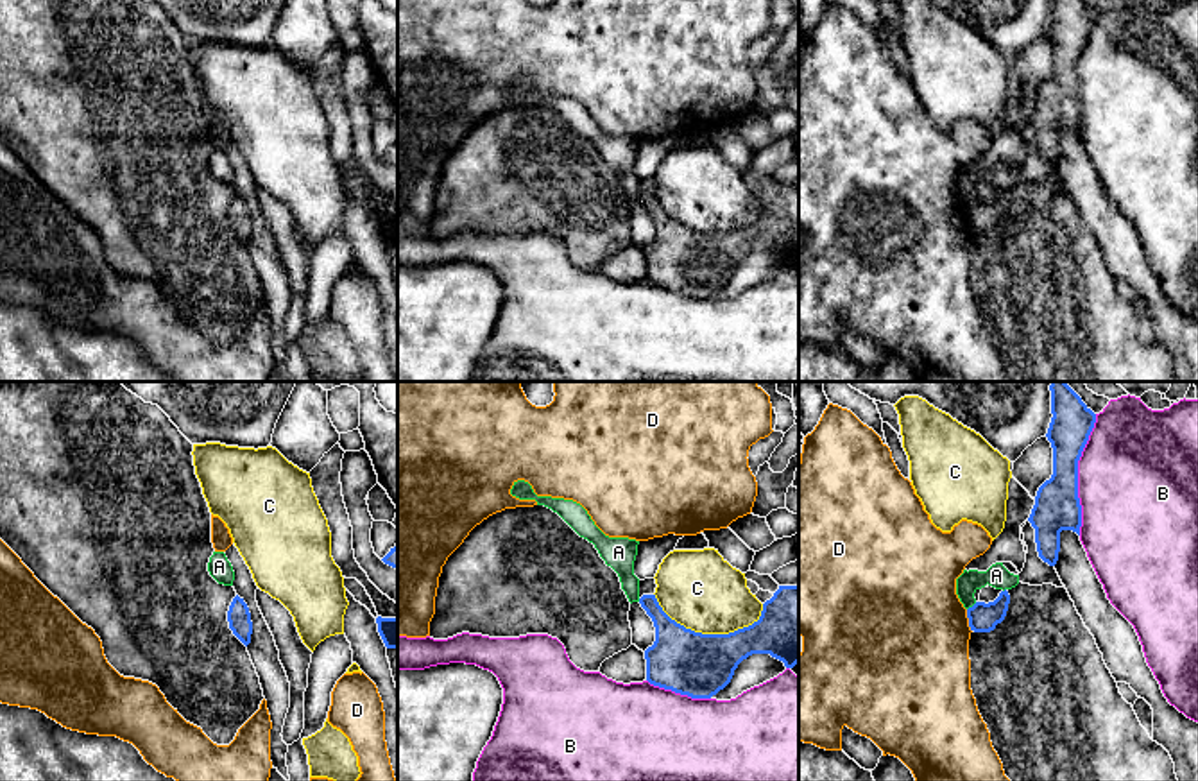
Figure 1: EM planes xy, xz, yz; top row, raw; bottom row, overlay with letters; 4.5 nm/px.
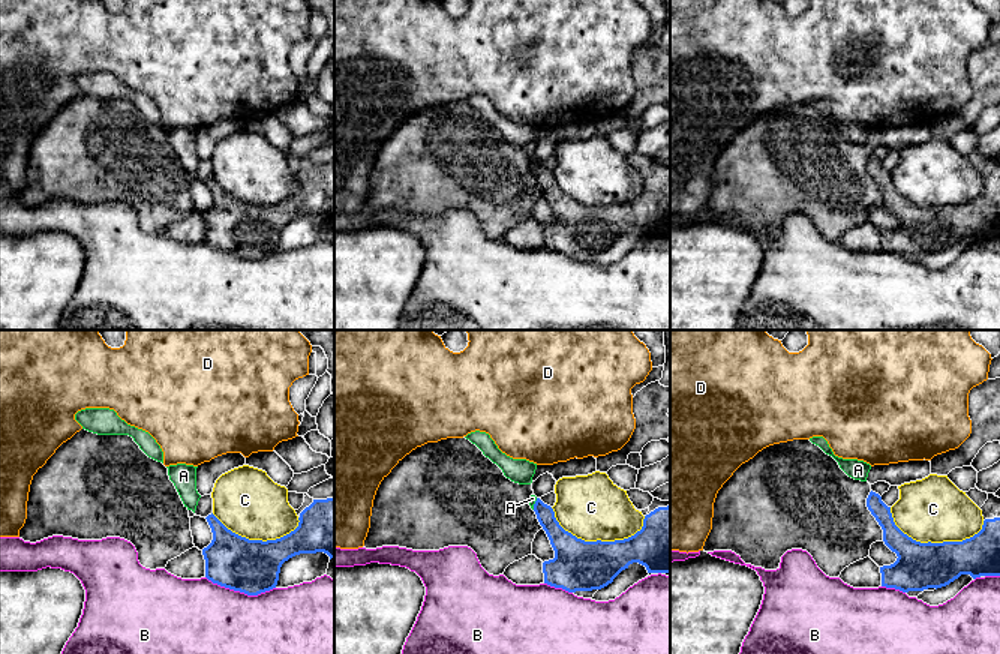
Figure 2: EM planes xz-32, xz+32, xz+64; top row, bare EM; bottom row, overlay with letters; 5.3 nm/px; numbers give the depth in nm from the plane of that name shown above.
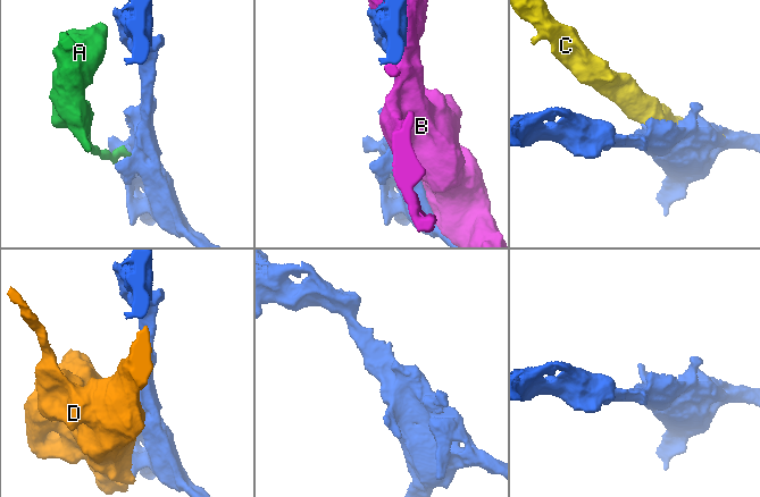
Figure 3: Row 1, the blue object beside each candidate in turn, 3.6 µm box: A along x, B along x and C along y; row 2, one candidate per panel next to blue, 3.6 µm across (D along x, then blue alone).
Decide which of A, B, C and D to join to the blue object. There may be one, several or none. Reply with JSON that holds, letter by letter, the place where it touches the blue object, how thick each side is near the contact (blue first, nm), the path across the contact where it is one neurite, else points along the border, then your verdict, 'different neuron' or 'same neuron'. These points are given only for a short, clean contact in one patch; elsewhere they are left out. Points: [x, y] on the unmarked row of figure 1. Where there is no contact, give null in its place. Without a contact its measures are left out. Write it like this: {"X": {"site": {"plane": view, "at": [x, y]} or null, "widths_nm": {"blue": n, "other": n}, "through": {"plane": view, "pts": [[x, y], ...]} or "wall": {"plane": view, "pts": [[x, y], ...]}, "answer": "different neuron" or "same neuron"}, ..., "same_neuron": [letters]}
{"A": {"site": {"plane": "yz", "at": [973, 205]}, "widths_nm": {"blue": 130, "other": 100}, "answer": "different neuron"}, "B": {"site": {"plane": "yz", "at": [1077, 74]}, "widths_nm": {"blue": 220, "other": 500}, "answer": "different neuron"}, "C": {"site": {"plane": "xz", "at": [708, 233]}, "widths_nm": {"blue": 280, "other": 360}, "answer": "different neuron"}, "D": {"site": {"plane": "yz", "at": [969, 219]}, "widths_nm": {"blue": 130, "other": 480}, "answer": "different neuron"}, "same_neuron": []}

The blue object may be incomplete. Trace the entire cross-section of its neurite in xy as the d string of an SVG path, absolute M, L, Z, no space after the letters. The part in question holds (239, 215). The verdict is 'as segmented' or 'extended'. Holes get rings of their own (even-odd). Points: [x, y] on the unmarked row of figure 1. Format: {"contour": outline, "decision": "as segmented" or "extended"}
{"contour": "M238 193L229 204L227 220L233 233L247 245L251 242L252 220L247 202Z", "decision": "as segmented"}

